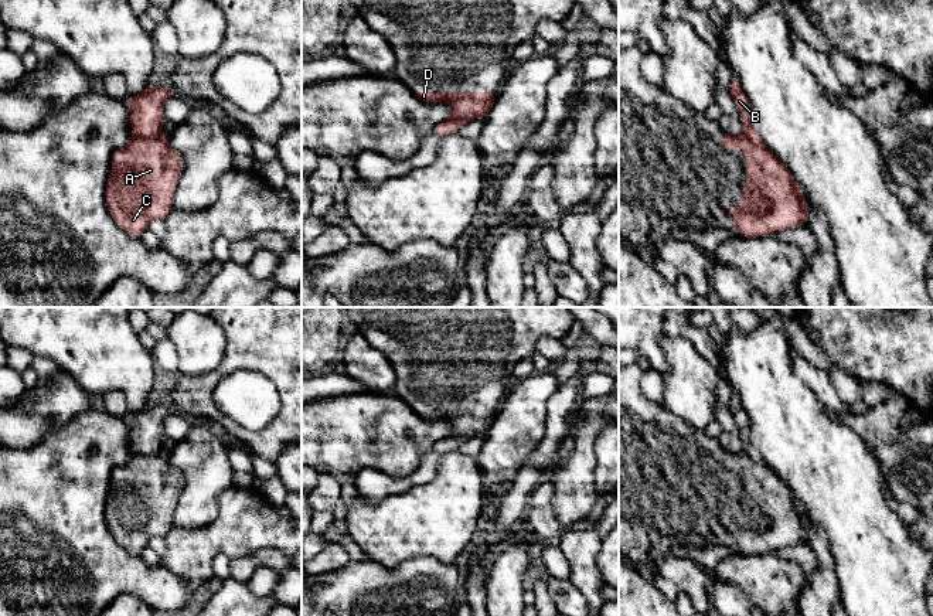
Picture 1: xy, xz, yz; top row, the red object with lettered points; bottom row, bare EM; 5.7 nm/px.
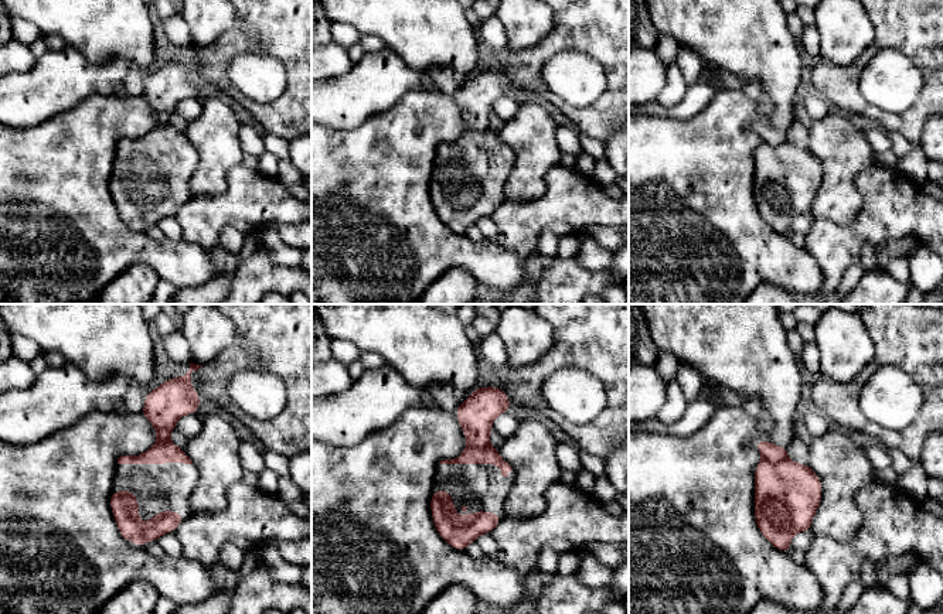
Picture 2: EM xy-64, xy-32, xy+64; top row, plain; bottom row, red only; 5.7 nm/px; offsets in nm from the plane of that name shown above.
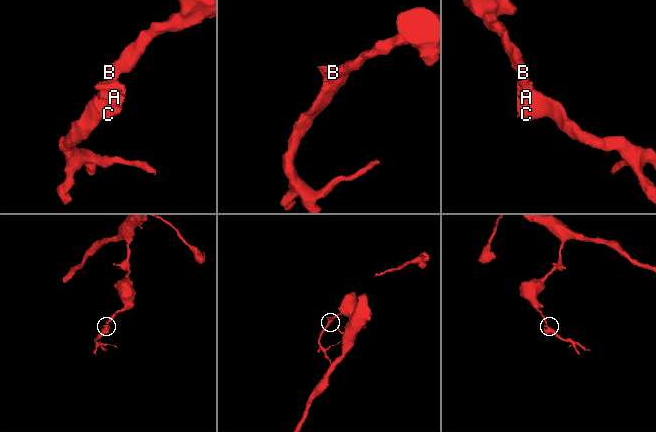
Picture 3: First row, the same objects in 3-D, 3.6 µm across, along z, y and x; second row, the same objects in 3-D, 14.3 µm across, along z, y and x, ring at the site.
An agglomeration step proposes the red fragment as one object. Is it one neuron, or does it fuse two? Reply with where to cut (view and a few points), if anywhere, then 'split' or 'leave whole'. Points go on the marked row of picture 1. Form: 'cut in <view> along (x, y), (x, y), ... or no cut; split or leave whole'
cut in xy along (160, 133), (133, 139); split

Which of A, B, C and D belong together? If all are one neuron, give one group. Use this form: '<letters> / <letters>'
A C D / B

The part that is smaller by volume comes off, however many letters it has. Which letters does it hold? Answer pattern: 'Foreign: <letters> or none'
Foreign: A, C, D

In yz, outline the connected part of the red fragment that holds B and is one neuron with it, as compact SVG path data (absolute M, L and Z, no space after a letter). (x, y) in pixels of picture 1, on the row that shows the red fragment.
M736 79L731 82L729 93L738 106L746 139L757 147L766 147L762 136L750 123L750 102Z

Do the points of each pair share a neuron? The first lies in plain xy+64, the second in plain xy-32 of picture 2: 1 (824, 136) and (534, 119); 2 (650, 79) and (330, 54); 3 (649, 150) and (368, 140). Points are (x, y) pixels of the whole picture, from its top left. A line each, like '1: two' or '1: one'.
1: one
2: one
3: one

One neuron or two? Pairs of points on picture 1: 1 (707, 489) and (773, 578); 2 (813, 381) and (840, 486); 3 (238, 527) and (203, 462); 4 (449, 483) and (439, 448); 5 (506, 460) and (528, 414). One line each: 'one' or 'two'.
1: two
2: two
3: two
4: two
5: one

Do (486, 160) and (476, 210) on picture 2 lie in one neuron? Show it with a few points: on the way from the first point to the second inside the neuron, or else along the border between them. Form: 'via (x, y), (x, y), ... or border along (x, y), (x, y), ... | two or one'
via (484, 173), (484, 187), (476, 197) | one

